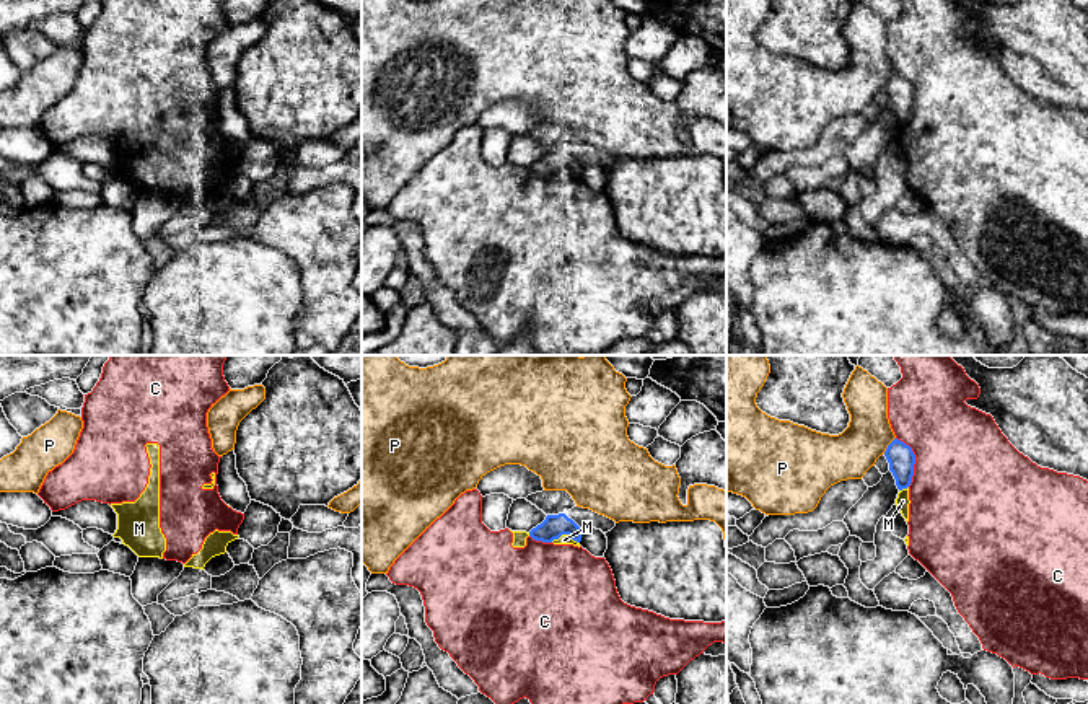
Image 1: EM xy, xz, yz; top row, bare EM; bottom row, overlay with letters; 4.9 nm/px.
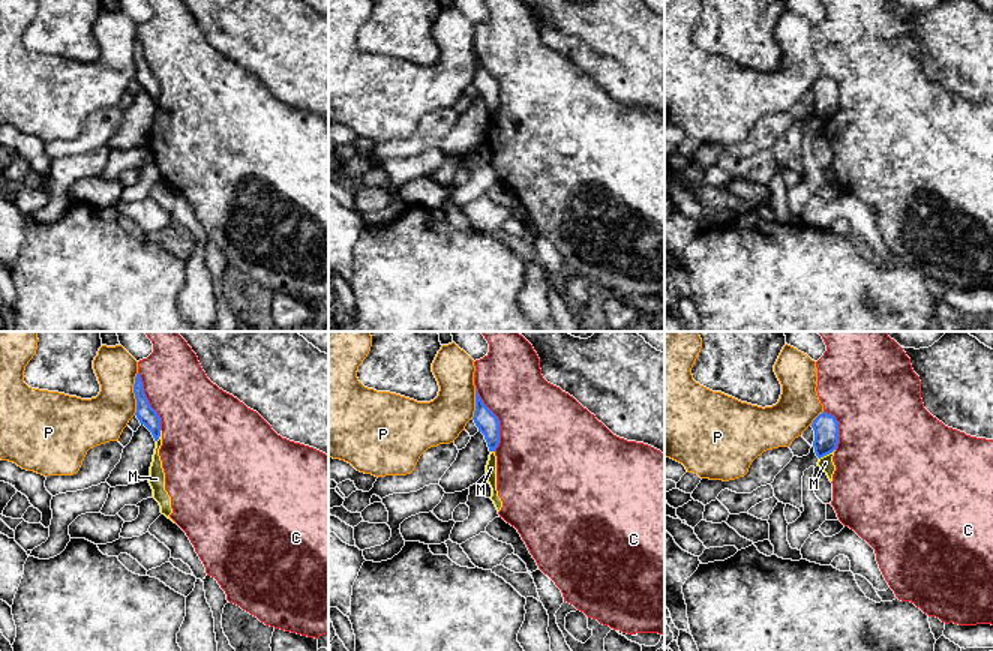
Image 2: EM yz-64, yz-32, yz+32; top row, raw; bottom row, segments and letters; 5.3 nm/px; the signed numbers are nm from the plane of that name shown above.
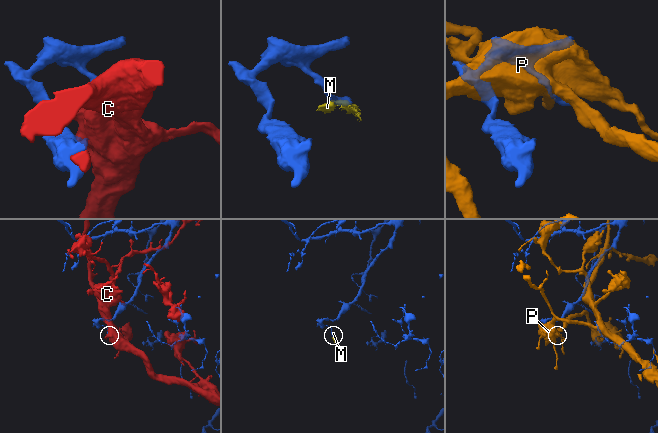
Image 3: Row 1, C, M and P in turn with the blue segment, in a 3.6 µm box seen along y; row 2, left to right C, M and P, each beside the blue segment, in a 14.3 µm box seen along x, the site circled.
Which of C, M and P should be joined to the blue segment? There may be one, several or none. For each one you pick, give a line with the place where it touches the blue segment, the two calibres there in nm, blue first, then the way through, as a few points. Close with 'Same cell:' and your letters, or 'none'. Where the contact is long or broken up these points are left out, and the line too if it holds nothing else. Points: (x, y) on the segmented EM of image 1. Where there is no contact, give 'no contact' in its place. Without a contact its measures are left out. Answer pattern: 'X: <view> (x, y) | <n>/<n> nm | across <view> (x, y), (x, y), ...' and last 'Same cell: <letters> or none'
Same cell: none

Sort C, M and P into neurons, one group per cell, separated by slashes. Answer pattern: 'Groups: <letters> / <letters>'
Groups: C M / P

